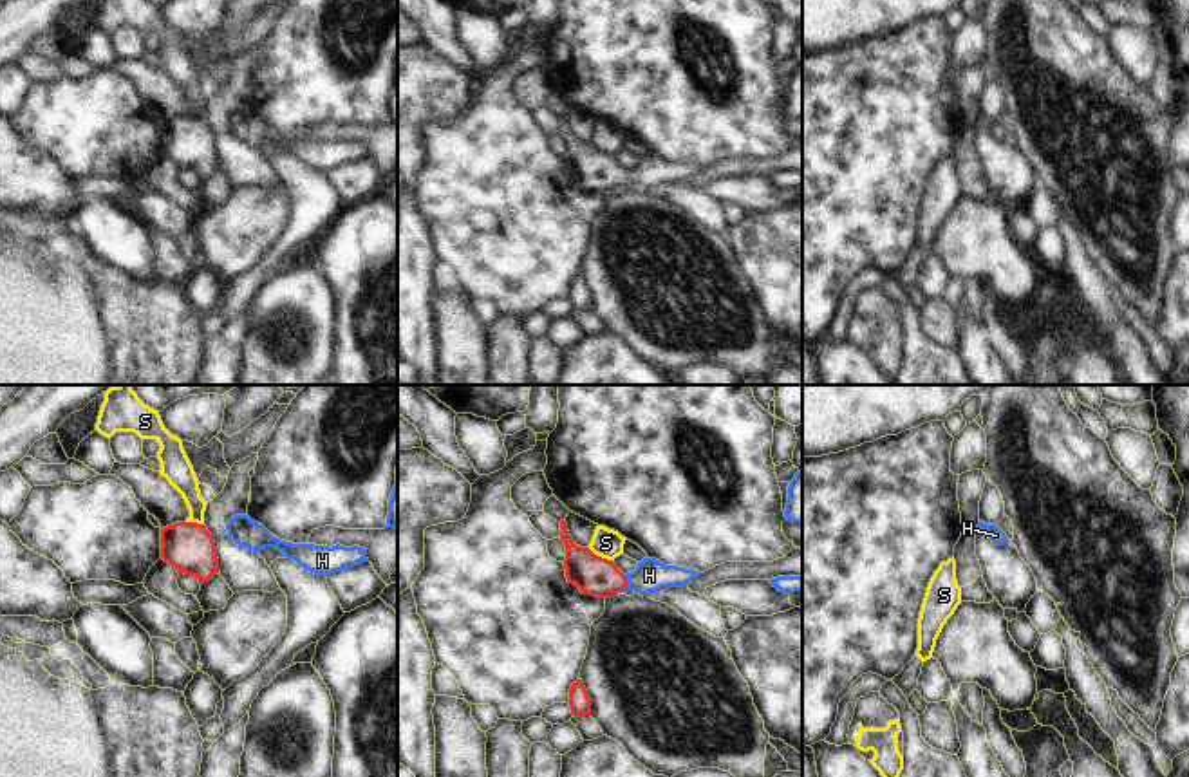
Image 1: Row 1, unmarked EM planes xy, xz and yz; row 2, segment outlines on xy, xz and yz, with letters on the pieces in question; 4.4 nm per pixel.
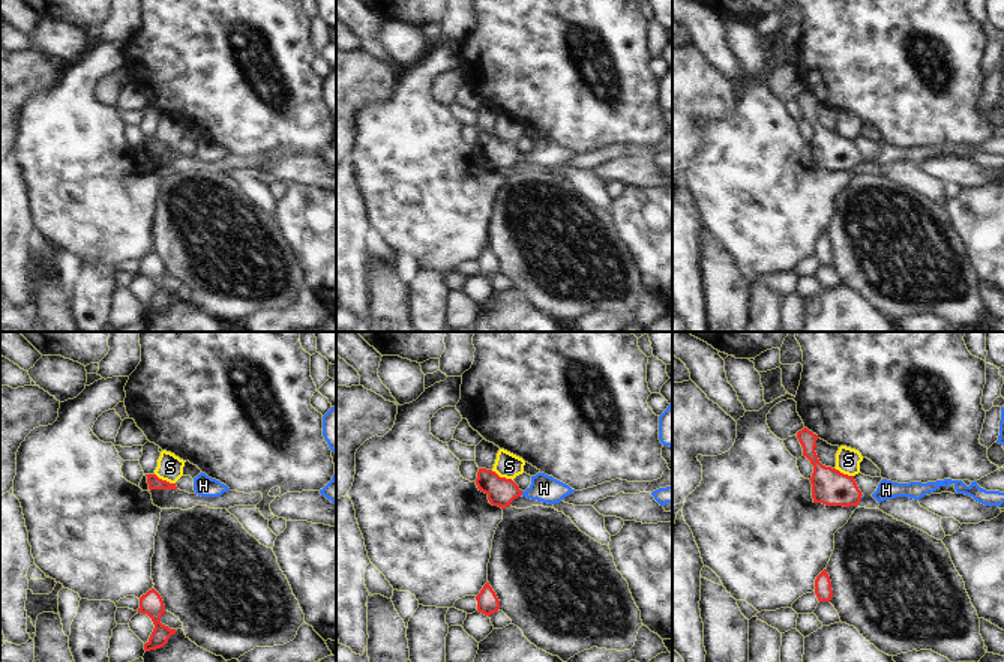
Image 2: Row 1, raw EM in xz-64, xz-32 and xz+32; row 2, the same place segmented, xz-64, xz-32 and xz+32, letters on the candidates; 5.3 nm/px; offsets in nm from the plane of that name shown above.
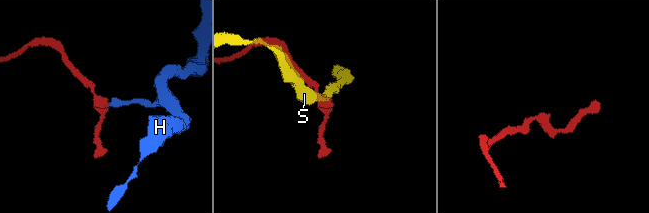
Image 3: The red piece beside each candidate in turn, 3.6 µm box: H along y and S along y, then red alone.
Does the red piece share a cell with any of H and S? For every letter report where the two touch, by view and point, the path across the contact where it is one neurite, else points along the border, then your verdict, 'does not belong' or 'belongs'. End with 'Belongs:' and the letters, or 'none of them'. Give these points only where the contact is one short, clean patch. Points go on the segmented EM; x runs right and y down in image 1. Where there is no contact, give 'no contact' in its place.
H: meets red in xz at (626, 582); runs through xz (593, 575), (626, 582), (644, 580), (649, 575); belongs
S: meets red in xz at (600, 557); border along xz (588, 548), (611, 561); does not belong
Belongs: H

